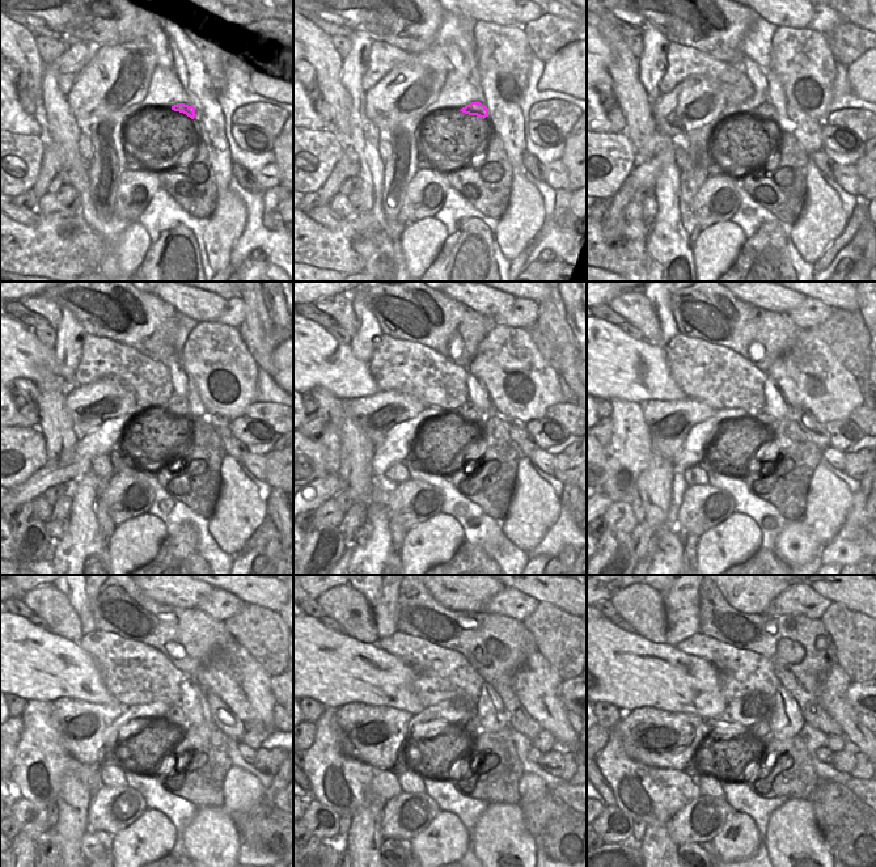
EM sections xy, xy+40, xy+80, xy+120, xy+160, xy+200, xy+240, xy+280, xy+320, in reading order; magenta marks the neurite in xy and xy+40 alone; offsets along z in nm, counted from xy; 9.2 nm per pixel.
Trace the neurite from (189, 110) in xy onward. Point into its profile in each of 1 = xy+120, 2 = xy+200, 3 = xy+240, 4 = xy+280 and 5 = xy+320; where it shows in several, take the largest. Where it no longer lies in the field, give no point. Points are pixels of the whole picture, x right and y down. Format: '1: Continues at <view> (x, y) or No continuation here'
1: Continues at xy+120 (177, 406)
2: Continues at xy+200 (764, 419)
3: Continues at xy+240 (177, 718)
4: Continues at xy+280 (470, 726)
5: Continues at xy+320 (761, 730).

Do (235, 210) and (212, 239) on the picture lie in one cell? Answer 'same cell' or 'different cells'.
same cell

